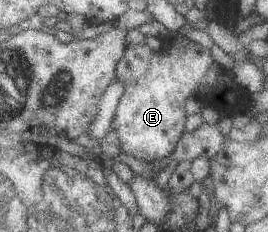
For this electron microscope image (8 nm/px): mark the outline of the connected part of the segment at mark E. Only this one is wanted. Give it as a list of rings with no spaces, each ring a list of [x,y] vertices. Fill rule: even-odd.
[[[193,42],[187,43],[184,49],[171,46],[164,48],[162,52],[151,51],[144,43],[127,44],[124,55],[117,63],[114,75],[115,79],[123,83],[123,94],[114,112],[113,130],[119,140],[120,153],[132,156],[139,161],[154,162],[169,159],[183,133],[187,117],[184,111],[187,97],[203,95],[205,103],[213,105],[216,111],[223,111],[224,115],[251,110],[250,98],[239,97],[239,93],[244,95],[247,91],[235,83],[233,73],[221,71],[220,65],[211,59],[210,50]]]

